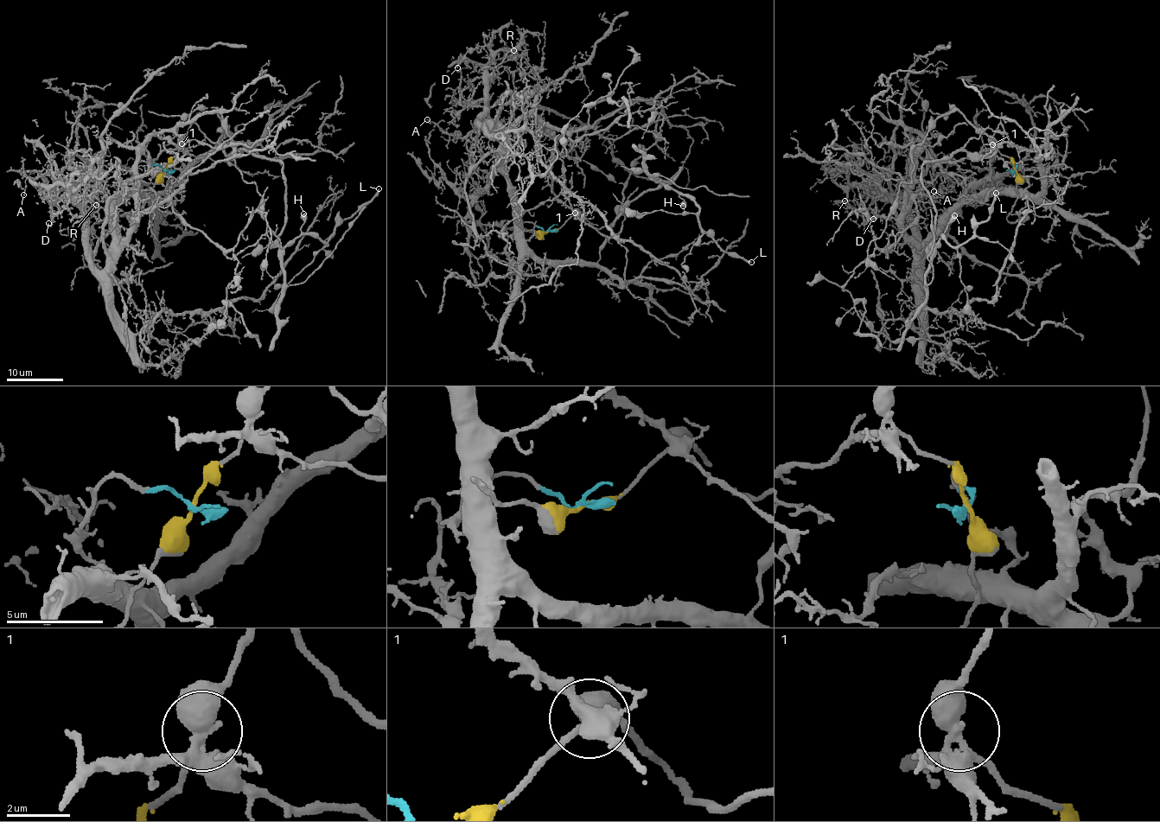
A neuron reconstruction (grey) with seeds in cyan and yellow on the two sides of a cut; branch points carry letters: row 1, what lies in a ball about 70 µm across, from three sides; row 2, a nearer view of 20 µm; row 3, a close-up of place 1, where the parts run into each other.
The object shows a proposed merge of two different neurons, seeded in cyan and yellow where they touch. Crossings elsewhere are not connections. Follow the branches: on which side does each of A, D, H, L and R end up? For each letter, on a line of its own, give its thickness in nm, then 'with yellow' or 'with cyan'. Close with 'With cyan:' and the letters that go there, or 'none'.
A: 120 nm | with cyan
D: 100 nm | with cyan
H: 700 nm | with yellow
L: 280 nm | with yellow
R: 160 nm | with cyan
With cyan: A, D, R

